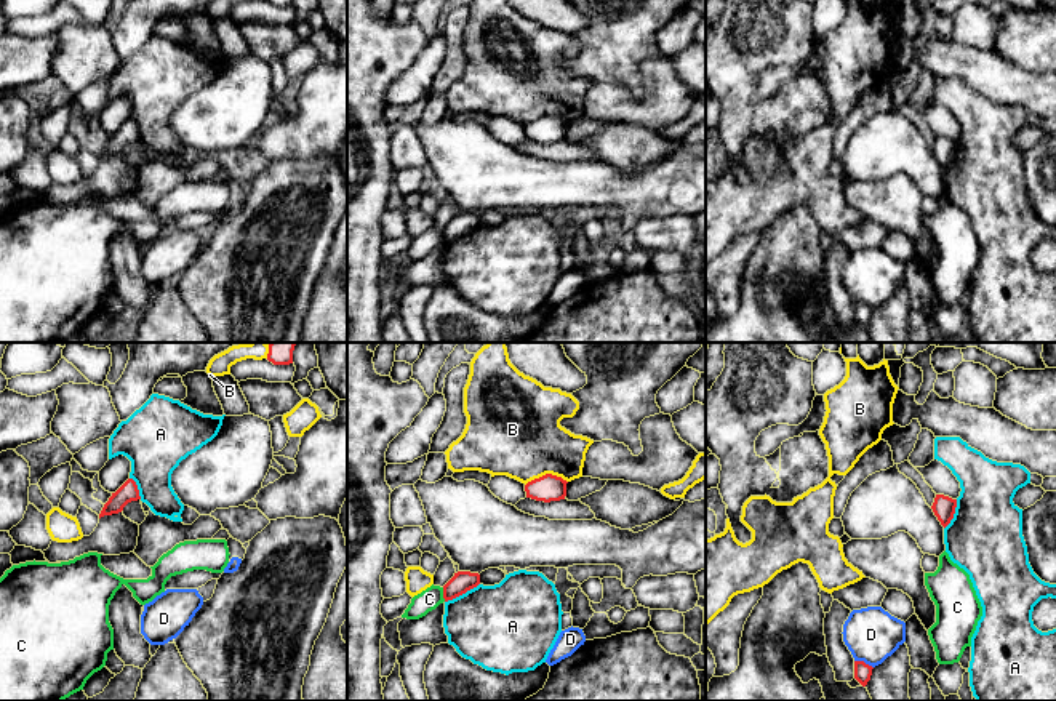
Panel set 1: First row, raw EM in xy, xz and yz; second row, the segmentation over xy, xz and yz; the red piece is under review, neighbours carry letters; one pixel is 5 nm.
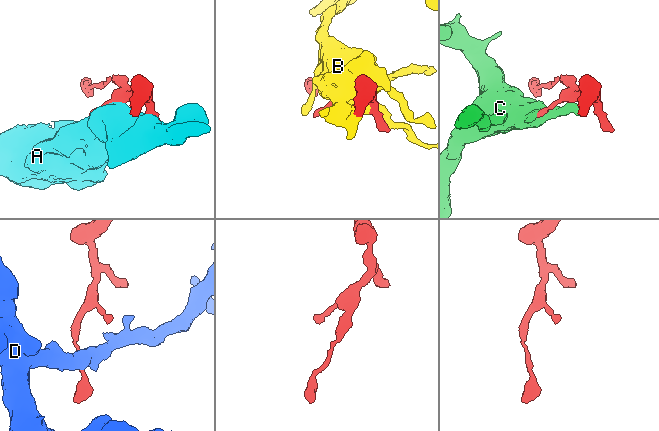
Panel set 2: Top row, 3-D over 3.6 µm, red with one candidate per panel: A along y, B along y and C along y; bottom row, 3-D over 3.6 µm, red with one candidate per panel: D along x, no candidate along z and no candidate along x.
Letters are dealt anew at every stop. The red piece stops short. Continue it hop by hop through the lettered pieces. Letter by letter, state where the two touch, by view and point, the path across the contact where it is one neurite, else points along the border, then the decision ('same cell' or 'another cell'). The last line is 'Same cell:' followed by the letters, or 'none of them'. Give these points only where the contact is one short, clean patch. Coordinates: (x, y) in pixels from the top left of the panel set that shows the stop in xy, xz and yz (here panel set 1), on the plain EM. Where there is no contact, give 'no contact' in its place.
A: xz (461, 236) | another cell
B: xz (546, 116) | another cell
C: xz (444, 236) | along xz (442, 229), (445, 242) | another cell
D: yz (863, 303) | along yz (855, 301), (863, 301), (872, 309) | another cell
Same cell: none of them

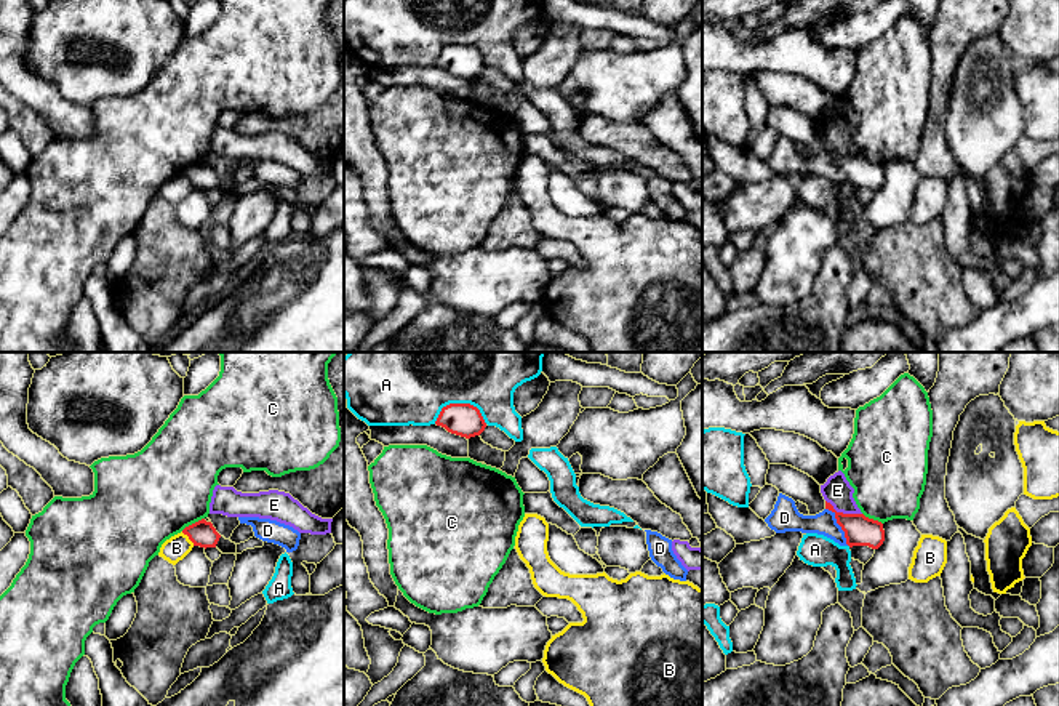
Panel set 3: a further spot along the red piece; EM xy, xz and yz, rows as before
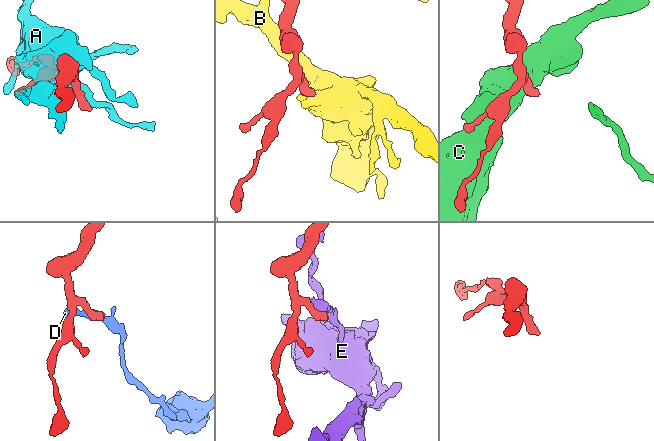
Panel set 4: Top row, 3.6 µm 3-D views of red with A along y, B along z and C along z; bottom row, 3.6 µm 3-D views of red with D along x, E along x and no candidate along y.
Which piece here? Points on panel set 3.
A: xz (461, 45) | another cell
B: xy (189, 180) | along xy (181, 173), (194, 186) | another cell
C: xy (192, 165) | another cell
D: yz (839, 165) | another cell
E: yz (842, 154) | along yz (826, 141), (837, 152), (861, 156) | another cell
Same cell: none of them

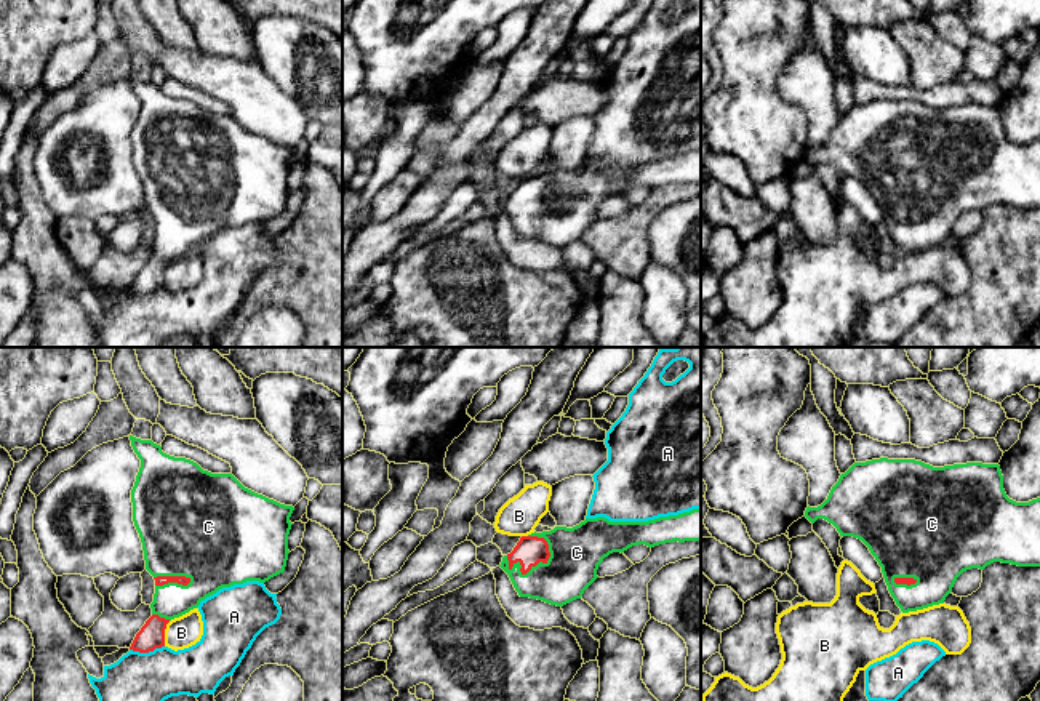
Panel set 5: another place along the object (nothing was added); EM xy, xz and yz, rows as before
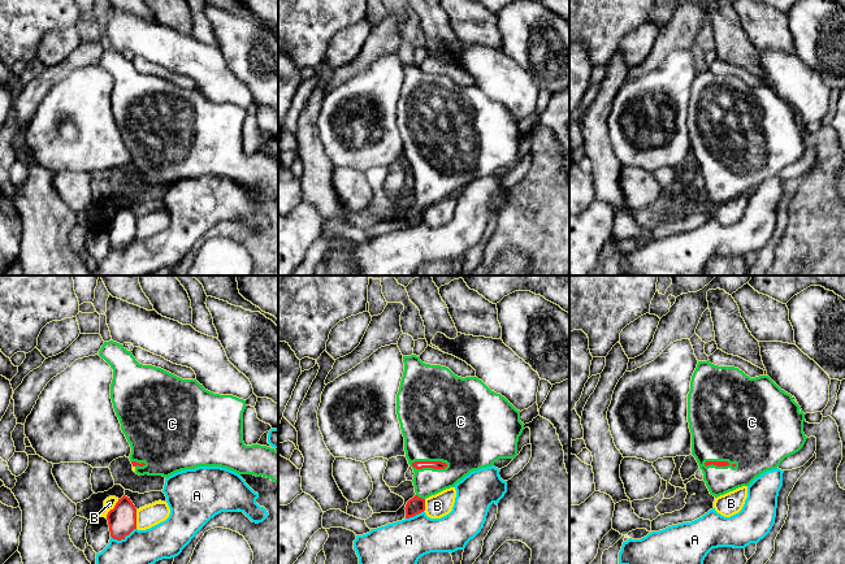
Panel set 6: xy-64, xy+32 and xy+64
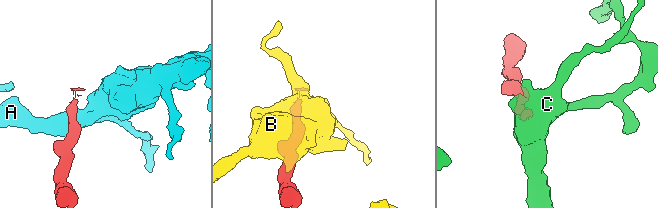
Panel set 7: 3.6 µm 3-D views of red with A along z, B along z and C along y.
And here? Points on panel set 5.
A: xy (146, 293) | along xy (164, 287), (148, 293), (130, 292) | another cell
B: xy (164, 276) | another cell
C: xz (536, 205) | across xz (530, 192), (536, 205), (562, 205), (576, 194) | same cell
Same cell: C

